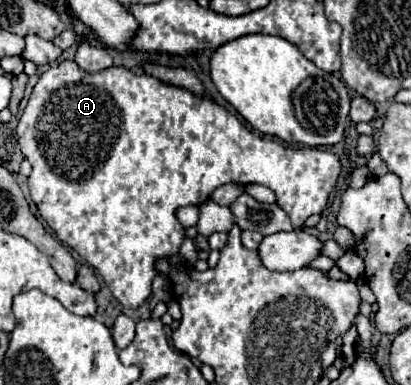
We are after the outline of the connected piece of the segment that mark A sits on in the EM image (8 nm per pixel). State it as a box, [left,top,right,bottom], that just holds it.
[16,59,342,309]

